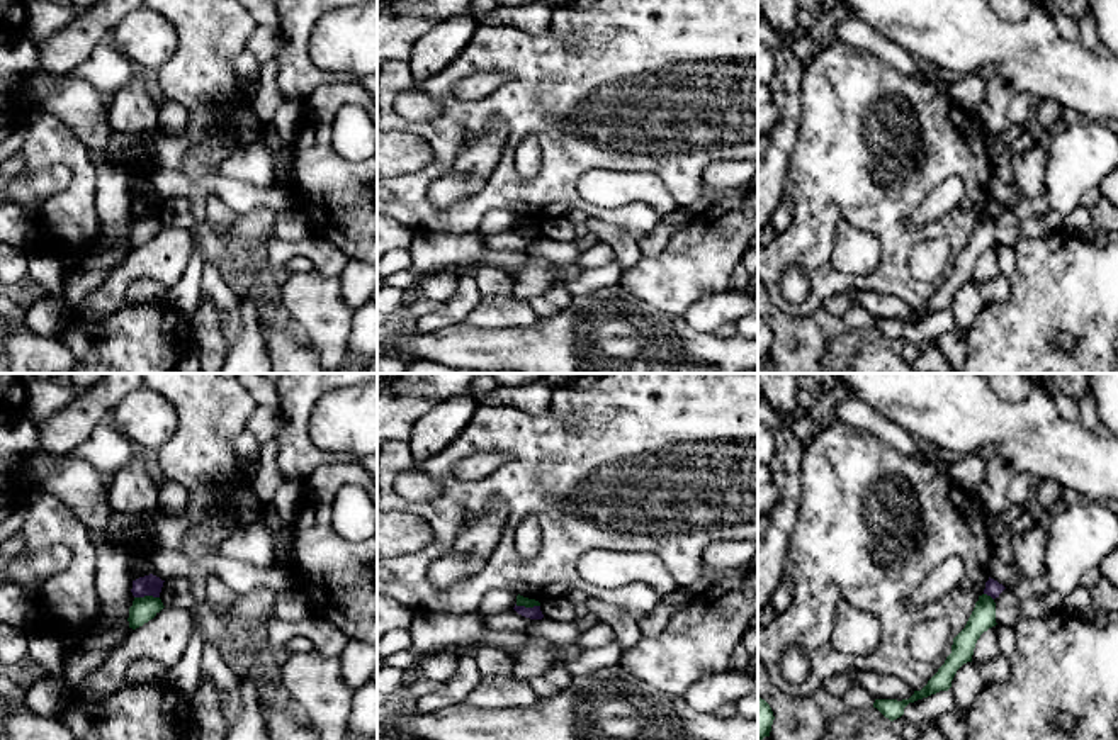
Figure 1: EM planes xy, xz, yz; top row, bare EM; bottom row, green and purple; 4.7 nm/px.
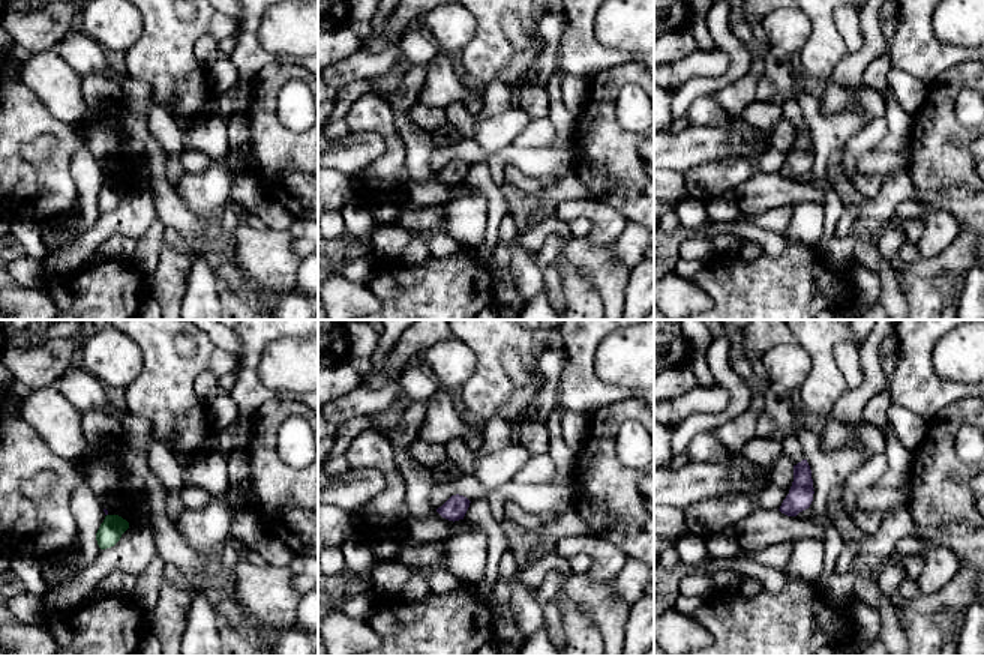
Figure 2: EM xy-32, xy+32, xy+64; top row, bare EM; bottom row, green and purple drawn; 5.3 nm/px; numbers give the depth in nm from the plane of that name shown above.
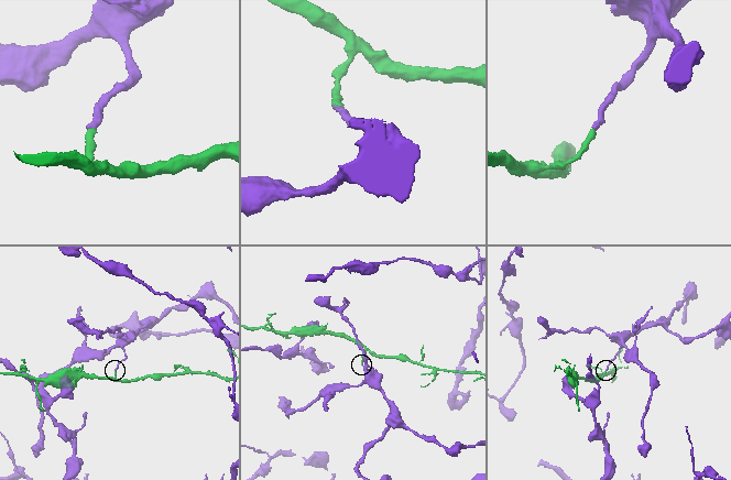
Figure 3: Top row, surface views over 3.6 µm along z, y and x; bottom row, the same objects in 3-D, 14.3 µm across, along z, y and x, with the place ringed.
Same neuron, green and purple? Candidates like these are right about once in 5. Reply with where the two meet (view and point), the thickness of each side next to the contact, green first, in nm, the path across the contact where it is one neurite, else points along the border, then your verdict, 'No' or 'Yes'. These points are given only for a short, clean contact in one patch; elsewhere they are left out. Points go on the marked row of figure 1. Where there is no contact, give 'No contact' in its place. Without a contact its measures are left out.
Touches green at xy (146, 596). Thickness 120 nm (green) against 100 nm. Boundary: xy (158, 596), (135, 598). No

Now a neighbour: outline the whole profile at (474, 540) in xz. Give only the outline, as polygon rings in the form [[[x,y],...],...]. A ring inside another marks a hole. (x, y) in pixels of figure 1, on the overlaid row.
[[[491,499],[481,516],[460,521],[450,548],[430,565],[430,579],[438,589],[469,579],[489,560],[506,523],[506,507]]]

